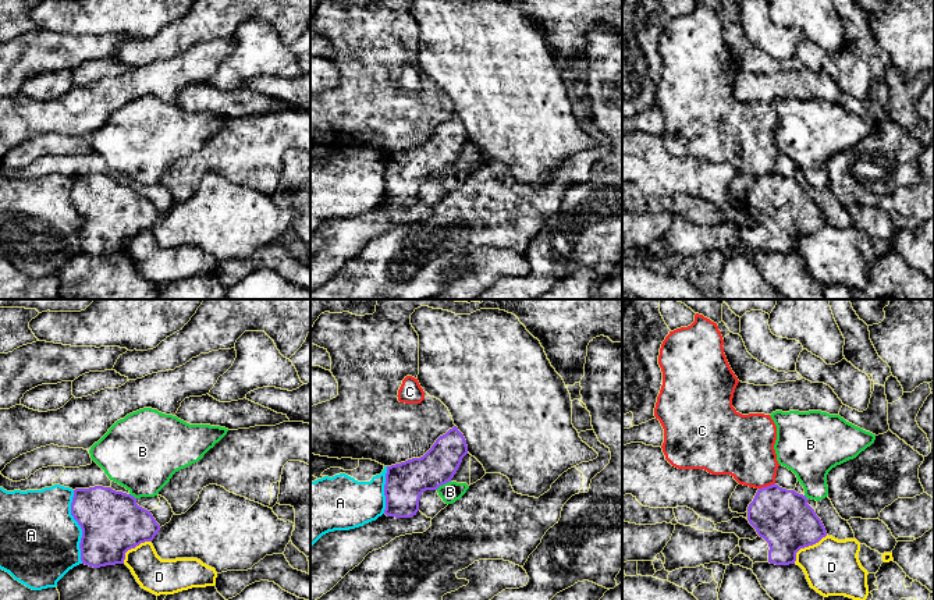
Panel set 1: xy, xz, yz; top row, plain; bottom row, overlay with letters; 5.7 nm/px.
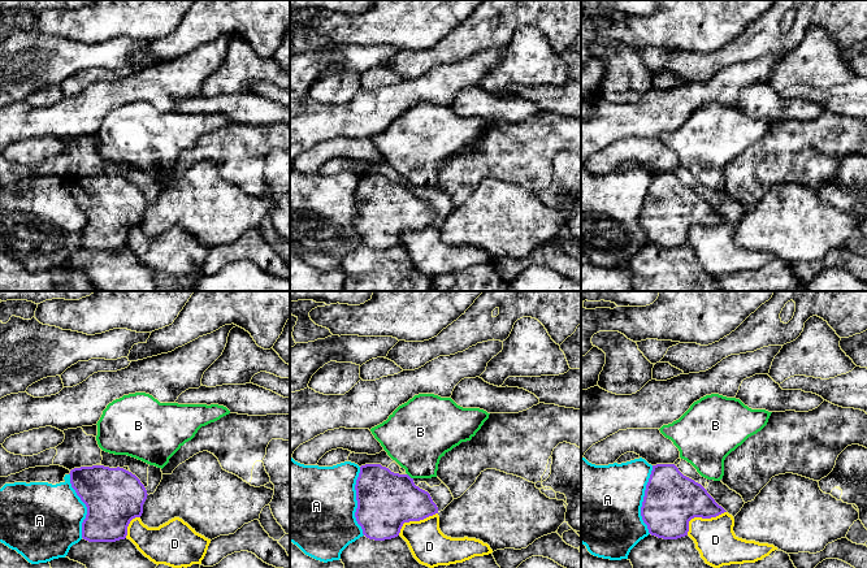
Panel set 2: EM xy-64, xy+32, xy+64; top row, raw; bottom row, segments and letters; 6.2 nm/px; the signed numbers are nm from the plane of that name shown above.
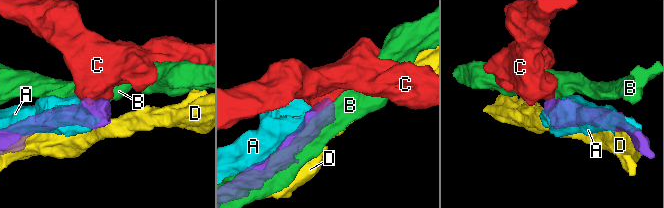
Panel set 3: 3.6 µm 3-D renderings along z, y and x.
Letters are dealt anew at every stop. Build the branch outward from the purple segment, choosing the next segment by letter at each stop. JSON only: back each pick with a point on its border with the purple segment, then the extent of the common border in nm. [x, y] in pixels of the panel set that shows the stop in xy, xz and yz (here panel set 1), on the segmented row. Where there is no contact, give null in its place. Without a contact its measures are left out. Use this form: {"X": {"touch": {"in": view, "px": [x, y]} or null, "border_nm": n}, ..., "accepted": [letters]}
{"accepted": []}

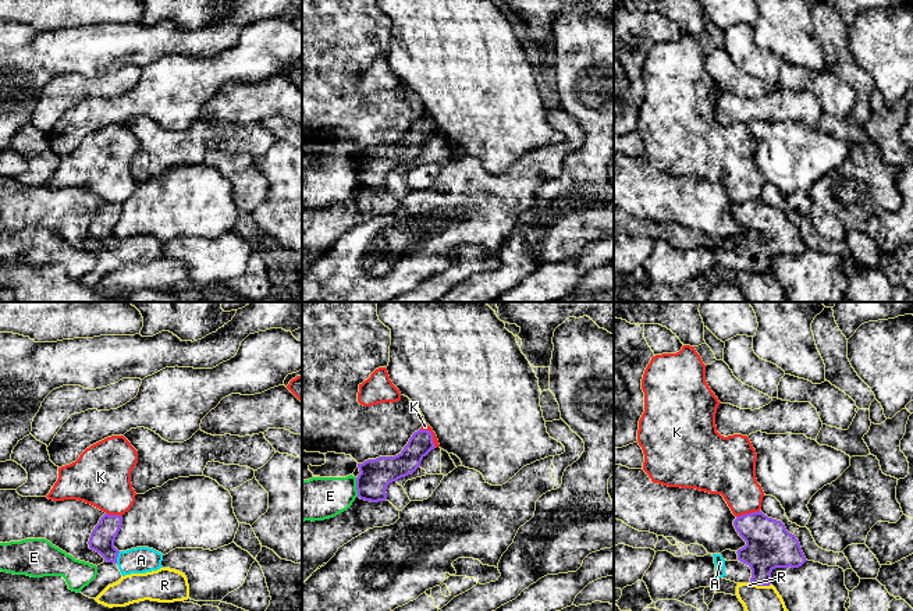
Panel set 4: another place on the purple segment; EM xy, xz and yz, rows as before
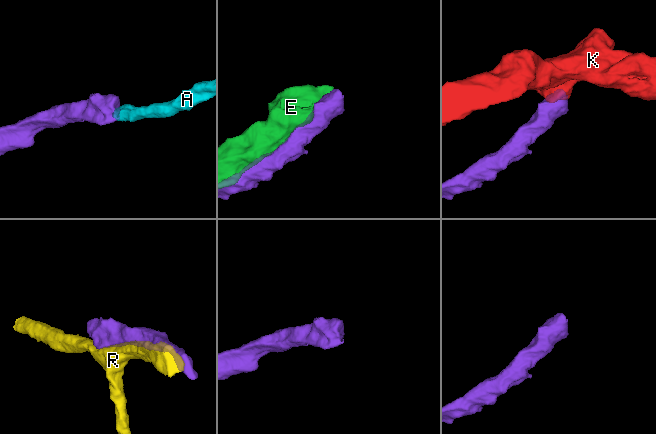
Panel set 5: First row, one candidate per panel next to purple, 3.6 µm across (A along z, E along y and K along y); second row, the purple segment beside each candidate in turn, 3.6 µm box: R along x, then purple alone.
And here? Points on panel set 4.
{"A": {"touch": {"in": "xy", "px": [117, 556]}, "border_nm": 80}, "accepted": ["A"]}

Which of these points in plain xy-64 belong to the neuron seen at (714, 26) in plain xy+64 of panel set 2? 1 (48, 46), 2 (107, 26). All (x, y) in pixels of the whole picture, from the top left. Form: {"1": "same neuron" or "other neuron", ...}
{"1": "other neuron", "2": "same neuron"}

